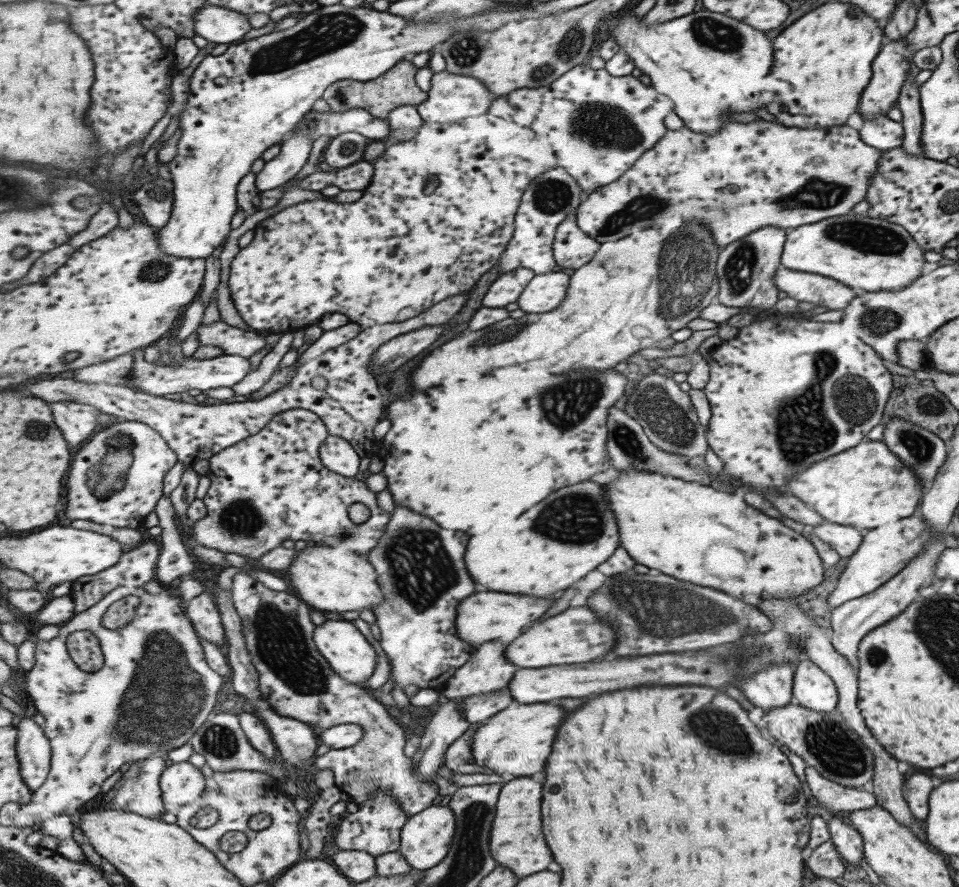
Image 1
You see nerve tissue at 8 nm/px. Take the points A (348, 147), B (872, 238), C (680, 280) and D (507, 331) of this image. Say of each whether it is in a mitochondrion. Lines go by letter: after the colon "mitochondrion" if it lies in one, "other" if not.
A: mitochondrion
B: mitochondrion
C: mitochondrion
D: mitochondrion

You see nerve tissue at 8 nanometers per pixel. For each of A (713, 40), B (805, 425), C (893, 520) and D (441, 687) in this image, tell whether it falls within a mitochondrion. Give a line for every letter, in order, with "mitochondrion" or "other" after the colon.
A: mitochondrion
B: mitochondrion
C: other
D: other

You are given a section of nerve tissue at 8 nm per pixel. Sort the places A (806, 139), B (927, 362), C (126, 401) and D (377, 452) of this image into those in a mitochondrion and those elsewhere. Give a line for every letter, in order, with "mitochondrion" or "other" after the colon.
A: other
B: other
C: other
D: other

